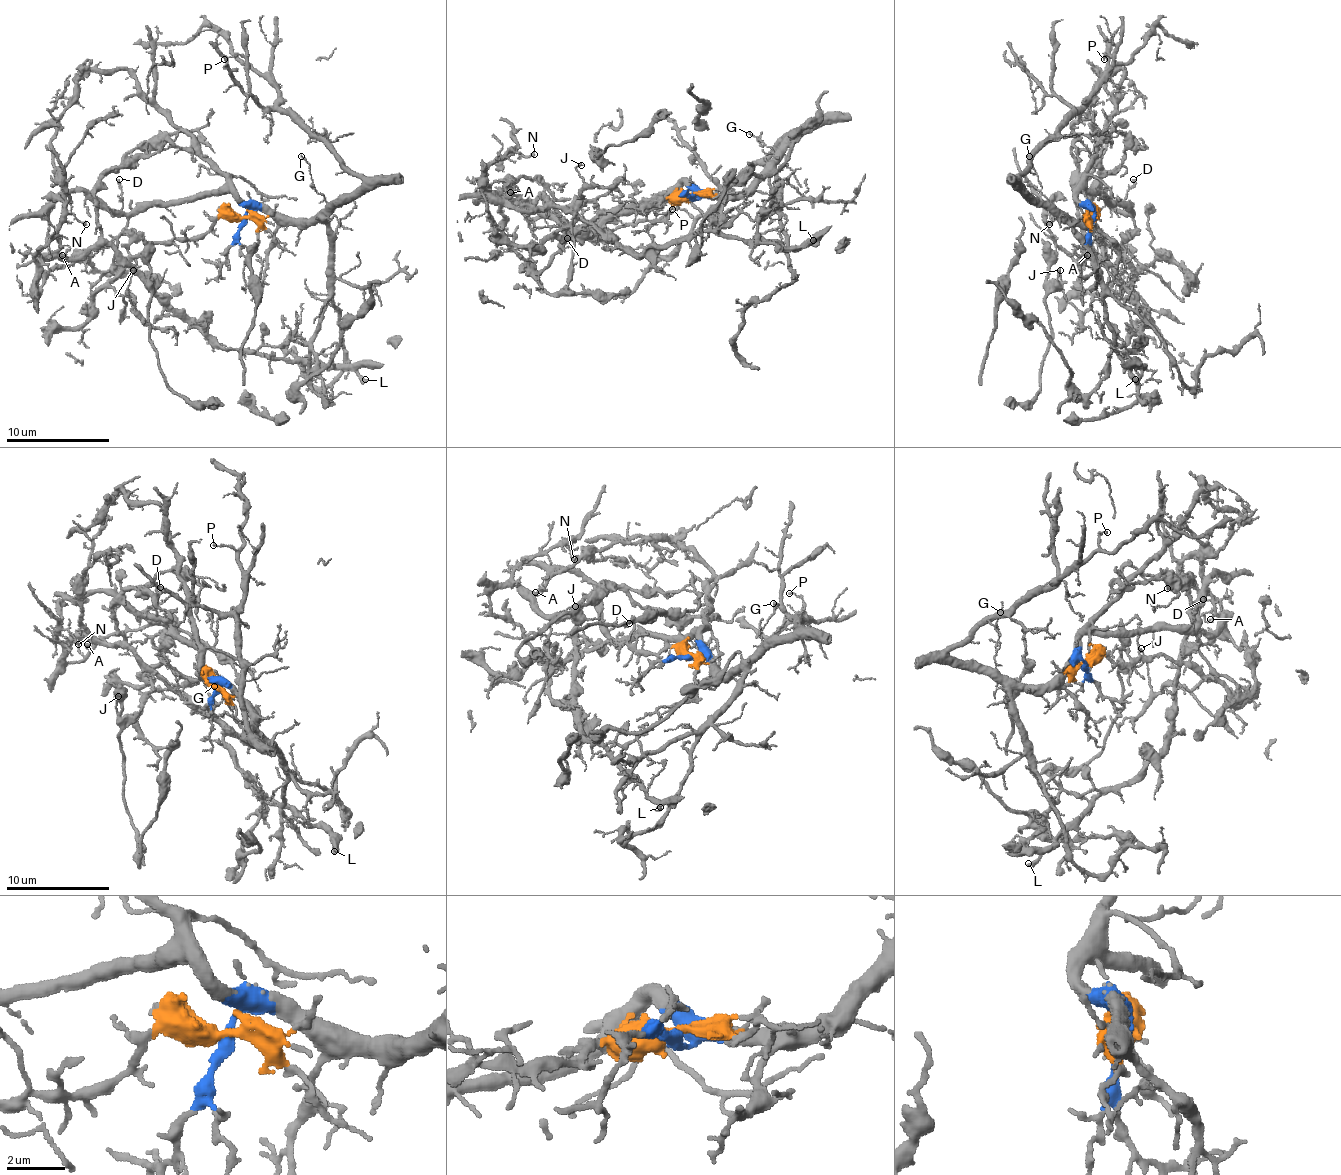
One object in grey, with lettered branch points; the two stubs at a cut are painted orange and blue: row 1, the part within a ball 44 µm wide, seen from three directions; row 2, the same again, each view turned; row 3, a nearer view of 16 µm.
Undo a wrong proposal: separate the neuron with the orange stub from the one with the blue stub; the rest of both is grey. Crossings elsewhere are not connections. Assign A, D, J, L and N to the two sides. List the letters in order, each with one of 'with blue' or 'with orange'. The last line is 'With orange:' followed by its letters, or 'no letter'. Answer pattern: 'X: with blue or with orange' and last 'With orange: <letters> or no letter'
A: with orange
D: with blue
J: with orange
L: with orange
N: with orange
With orange: A, J, L, N

